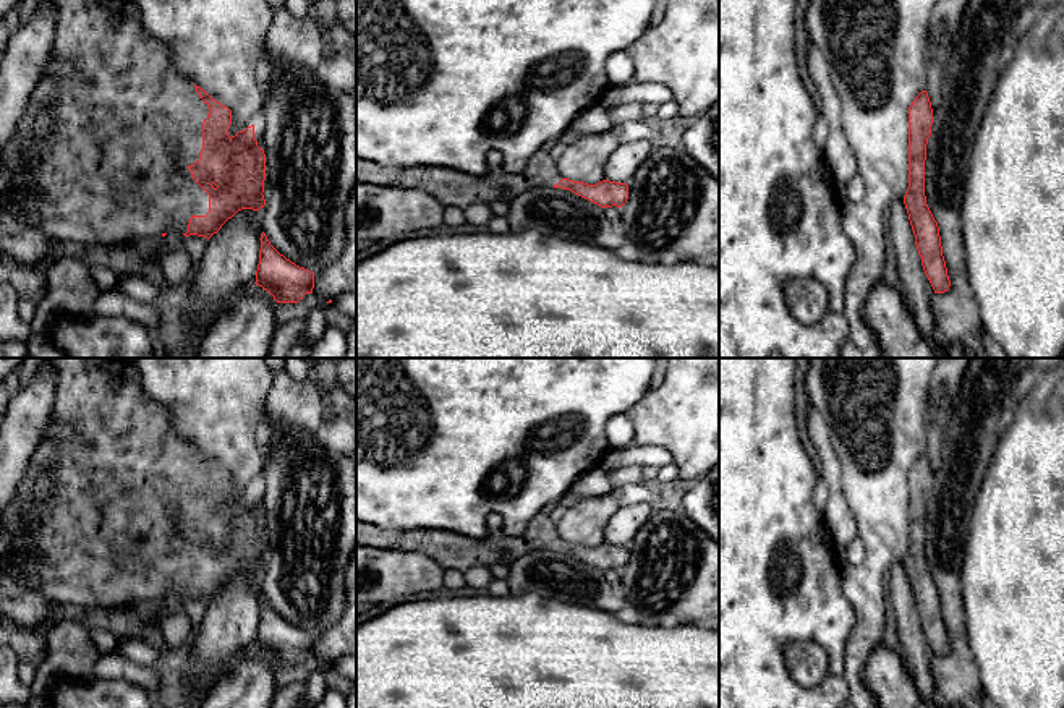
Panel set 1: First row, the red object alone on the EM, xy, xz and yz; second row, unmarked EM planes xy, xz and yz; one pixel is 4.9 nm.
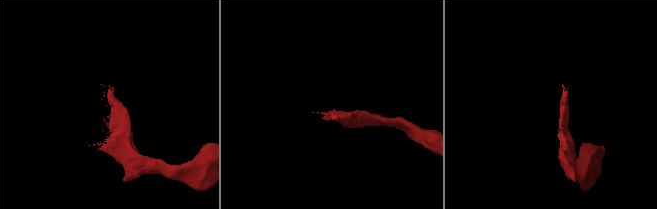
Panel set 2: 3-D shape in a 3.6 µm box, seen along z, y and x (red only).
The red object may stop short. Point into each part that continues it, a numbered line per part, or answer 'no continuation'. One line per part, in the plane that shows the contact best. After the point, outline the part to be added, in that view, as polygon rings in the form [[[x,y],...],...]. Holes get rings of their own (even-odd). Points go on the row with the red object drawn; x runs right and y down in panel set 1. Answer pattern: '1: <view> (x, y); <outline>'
1: xy (127, 122); [[[134,0],[47,2],[55,11],[49,62],[57,75],[39,79],[15,133],[0,149],[0,160],[15,167],[21,180],[8,201],[0,203],[0,233],[19,235],[26,228],[39,228],[57,241],[117,250],[144,237],[159,237],[170,230],[188,232],[193,215],[209,212],[209,194],[186,168],[201,157],[207,104],[175,66],[170,47],[146,31]],[[49,104],[55,105],[53,133],[45,143],[32,144],[34,120]]]

